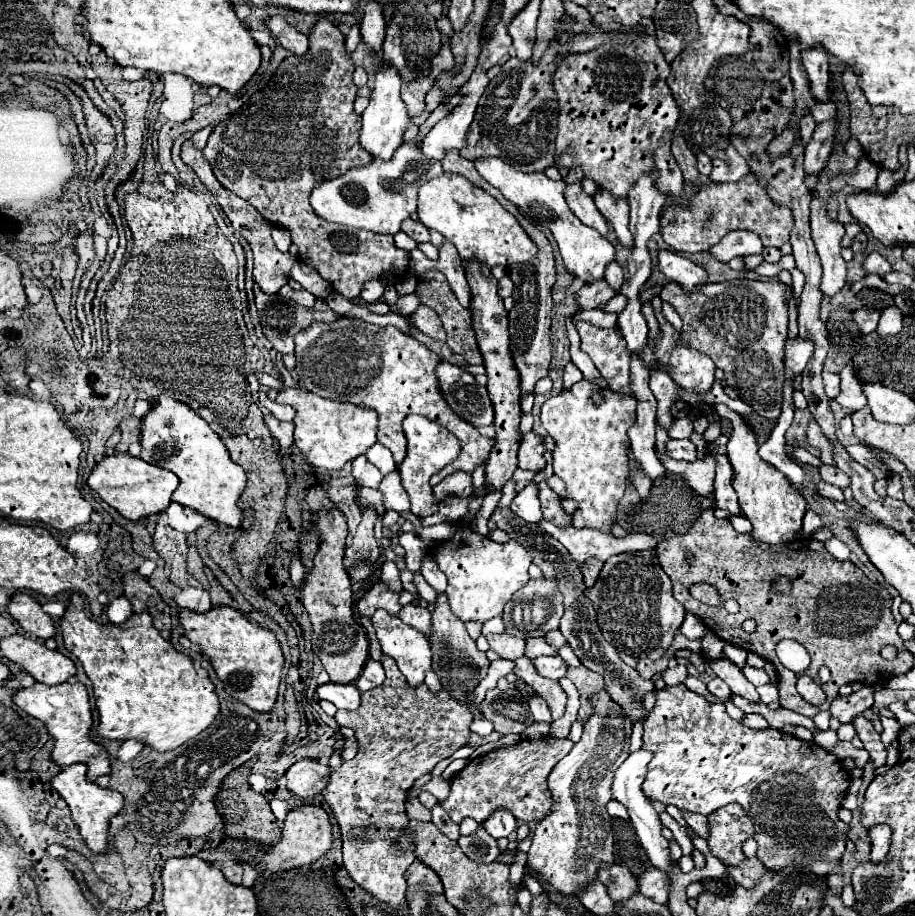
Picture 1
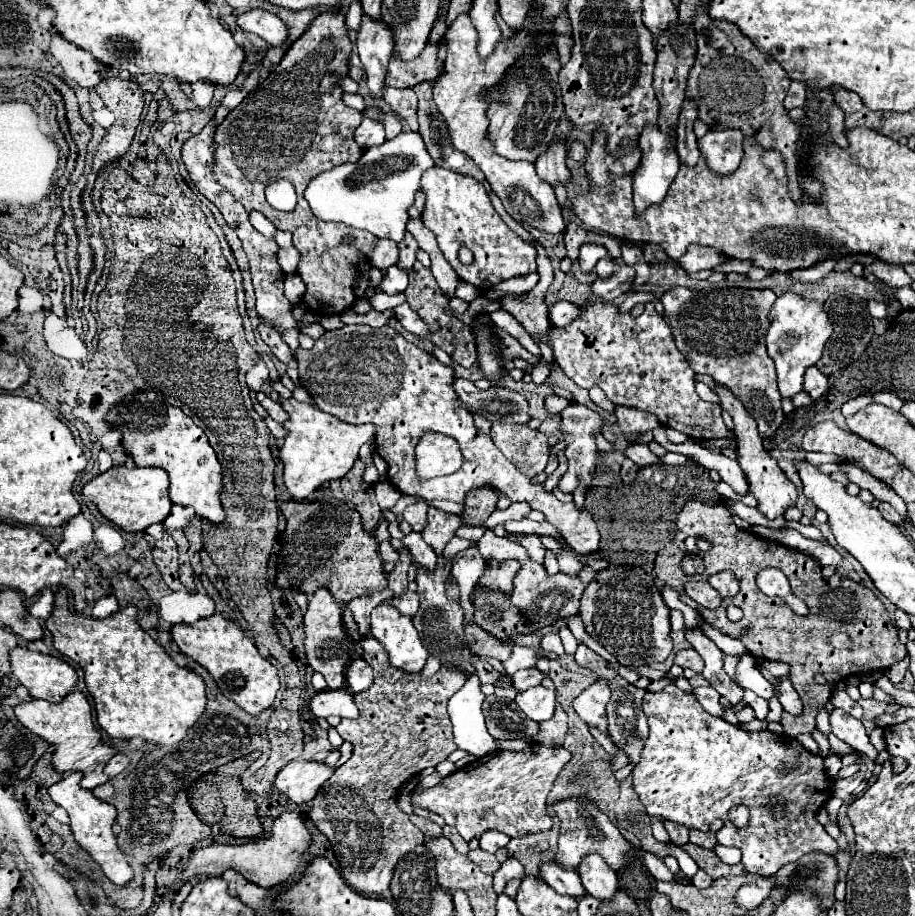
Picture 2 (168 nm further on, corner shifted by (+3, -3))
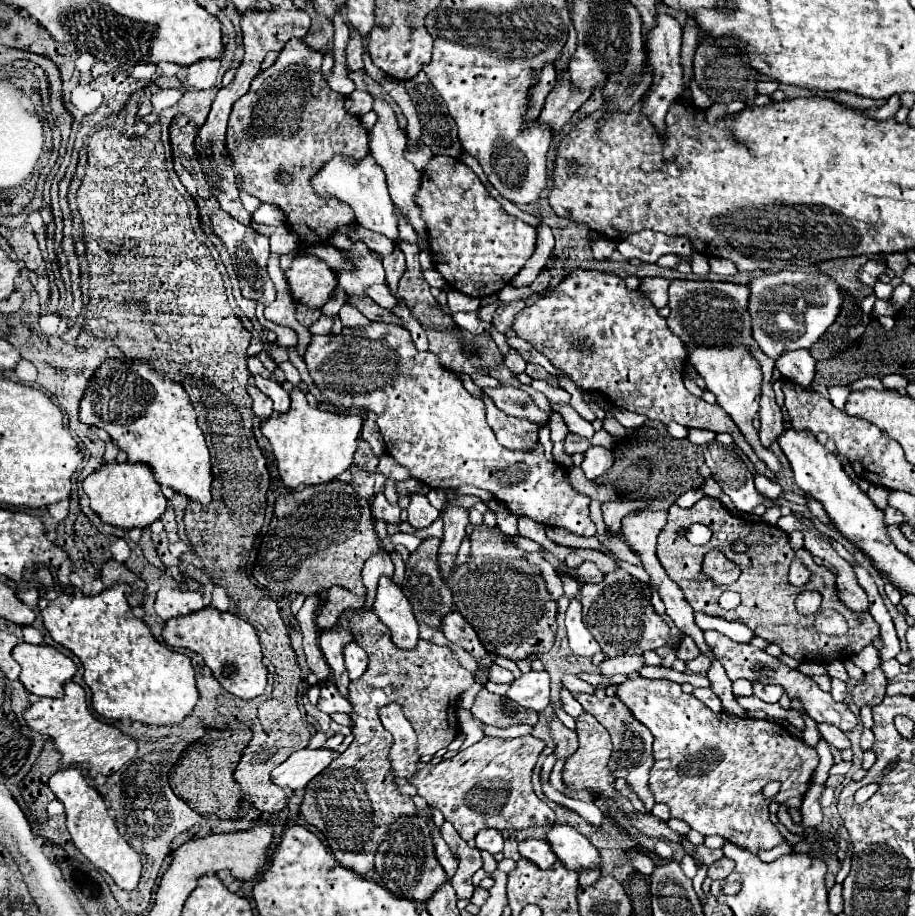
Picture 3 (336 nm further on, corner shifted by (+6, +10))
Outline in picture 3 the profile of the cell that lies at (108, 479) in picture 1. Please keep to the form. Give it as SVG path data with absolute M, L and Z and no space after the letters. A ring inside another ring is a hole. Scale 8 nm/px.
M104 463L100 471L88 475L82 481L82 489L90 499L92 511L108 525L120 527L120 529L132 529L150 527L166 509L166 497L160 491L160 485L154 481L154 475L150 473L150 467L138 463Z

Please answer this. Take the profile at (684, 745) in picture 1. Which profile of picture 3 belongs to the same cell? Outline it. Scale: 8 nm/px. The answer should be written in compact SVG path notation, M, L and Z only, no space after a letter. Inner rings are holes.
M628 679L616 687L614 693L630 713L650 729L654 735L654 767L650 771L650 791L658 803L670 807L672 817L684 819L694 831L702 835L720 835L726 841L758 853L760 849L772 849L778 843L786 843L776 825L768 819L768 805L772 801L786 803L788 807L800 807L802 797L808 791L812 773L818 765L816 749L808 747L804 741L794 739L782 725L774 721L758 721L750 717L730 717L728 713L714 713L694 695L680 689L678 683L666 679ZM768 781L780 781L782 787L778 795L766 799L762 789Z

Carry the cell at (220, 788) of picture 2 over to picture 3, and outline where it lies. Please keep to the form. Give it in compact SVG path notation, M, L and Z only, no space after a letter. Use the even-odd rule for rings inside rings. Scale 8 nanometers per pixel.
M230 723L224 731L212 729L200 741L190 745L182 759L170 769L170 787L182 801L186 801L196 813L204 817L234 819L240 805L240 785L234 781L232 773L242 757L244 747L250 743L252 731L242 723ZM230 809L230 813L228 813Z

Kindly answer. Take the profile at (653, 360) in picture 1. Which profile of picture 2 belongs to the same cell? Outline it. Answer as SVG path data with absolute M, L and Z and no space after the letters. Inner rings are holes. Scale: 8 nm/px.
M593 302L587 304L583 314L575 318L569 326L565 328L551 328L549 332L549 342L553 346L555 362L563 368L563 372L581 388L591 388L599 386L605 396L613 404L623 404L623 406L633 406L645 412L651 412L659 418L663 426L671 426L693 440L707 440L707 438L723 438L731 436L731 432L725 428L723 418L721 418L721 406L713 402L705 402L699 398L695 392L695 372L691 370L689 362L685 356L679 352L675 346L673 334L669 324L663 320L663 316L657 314L655 306L651 302L645 304L645 312L639 318L631 318L629 314L619 314L617 308L609 302Z

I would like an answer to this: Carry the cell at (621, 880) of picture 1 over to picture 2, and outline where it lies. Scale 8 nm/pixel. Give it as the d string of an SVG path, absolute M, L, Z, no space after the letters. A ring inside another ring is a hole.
M597 854L585 856L581 860L581 866L577 868L577 872L581 874L581 882L583 882L585 890L597 900L609 900L619 890L617 874Z

